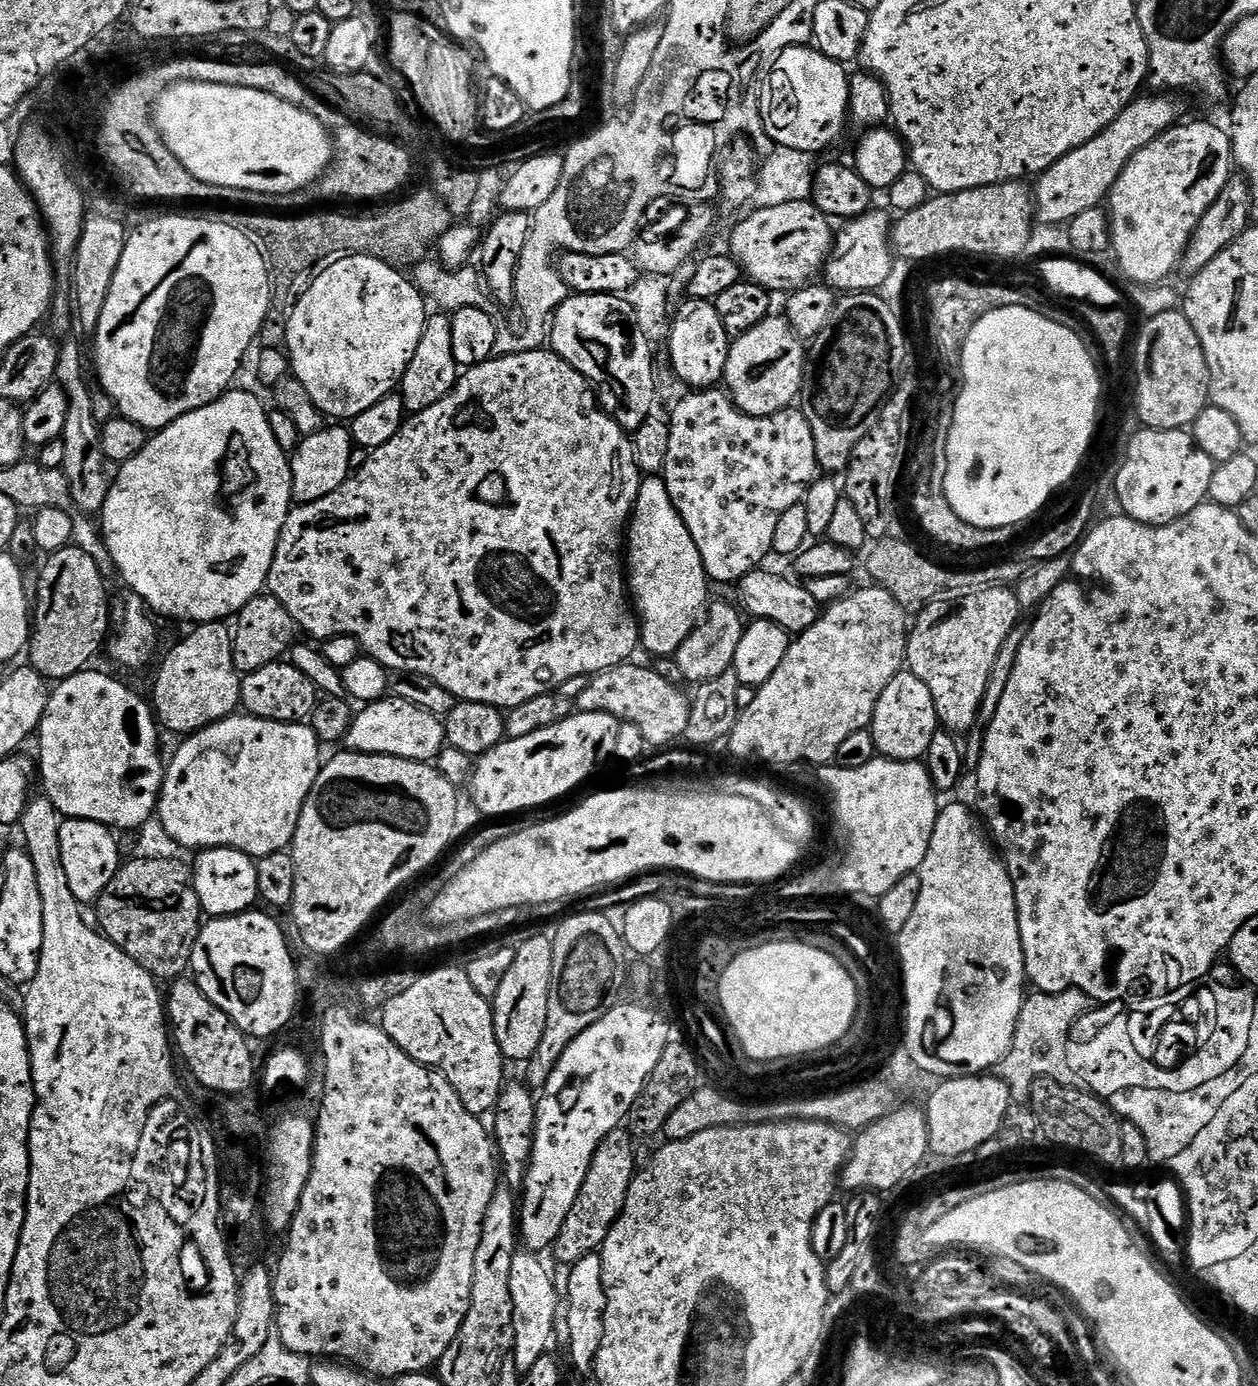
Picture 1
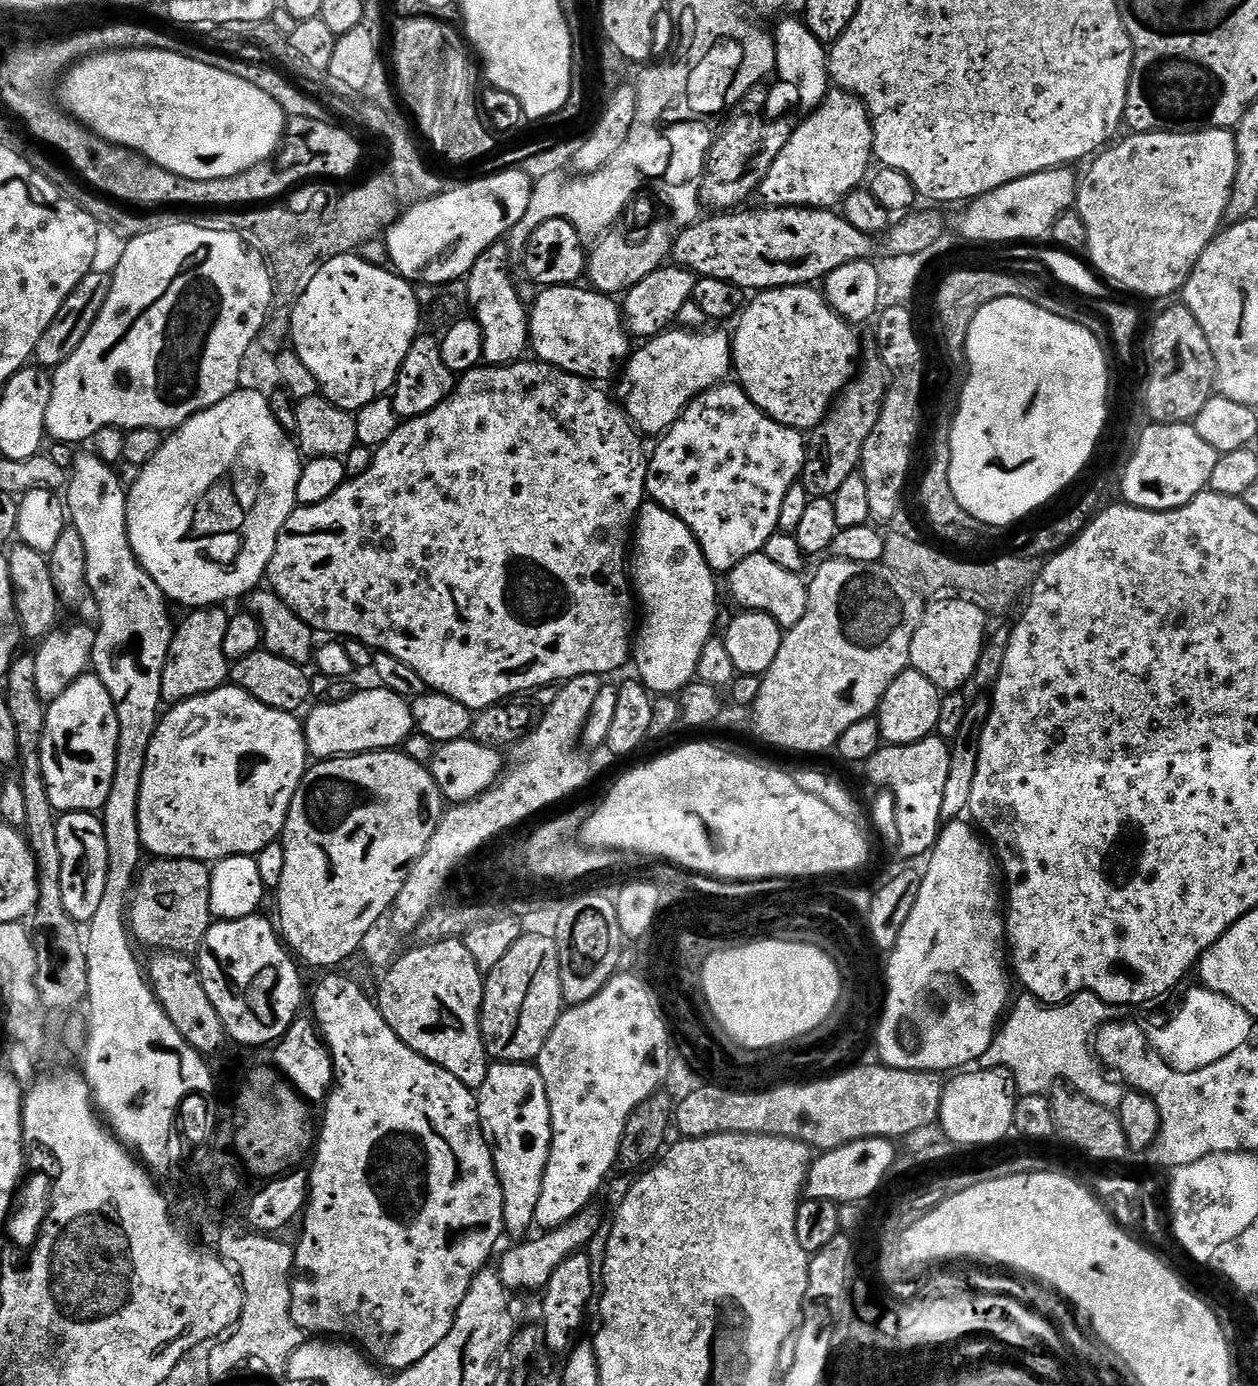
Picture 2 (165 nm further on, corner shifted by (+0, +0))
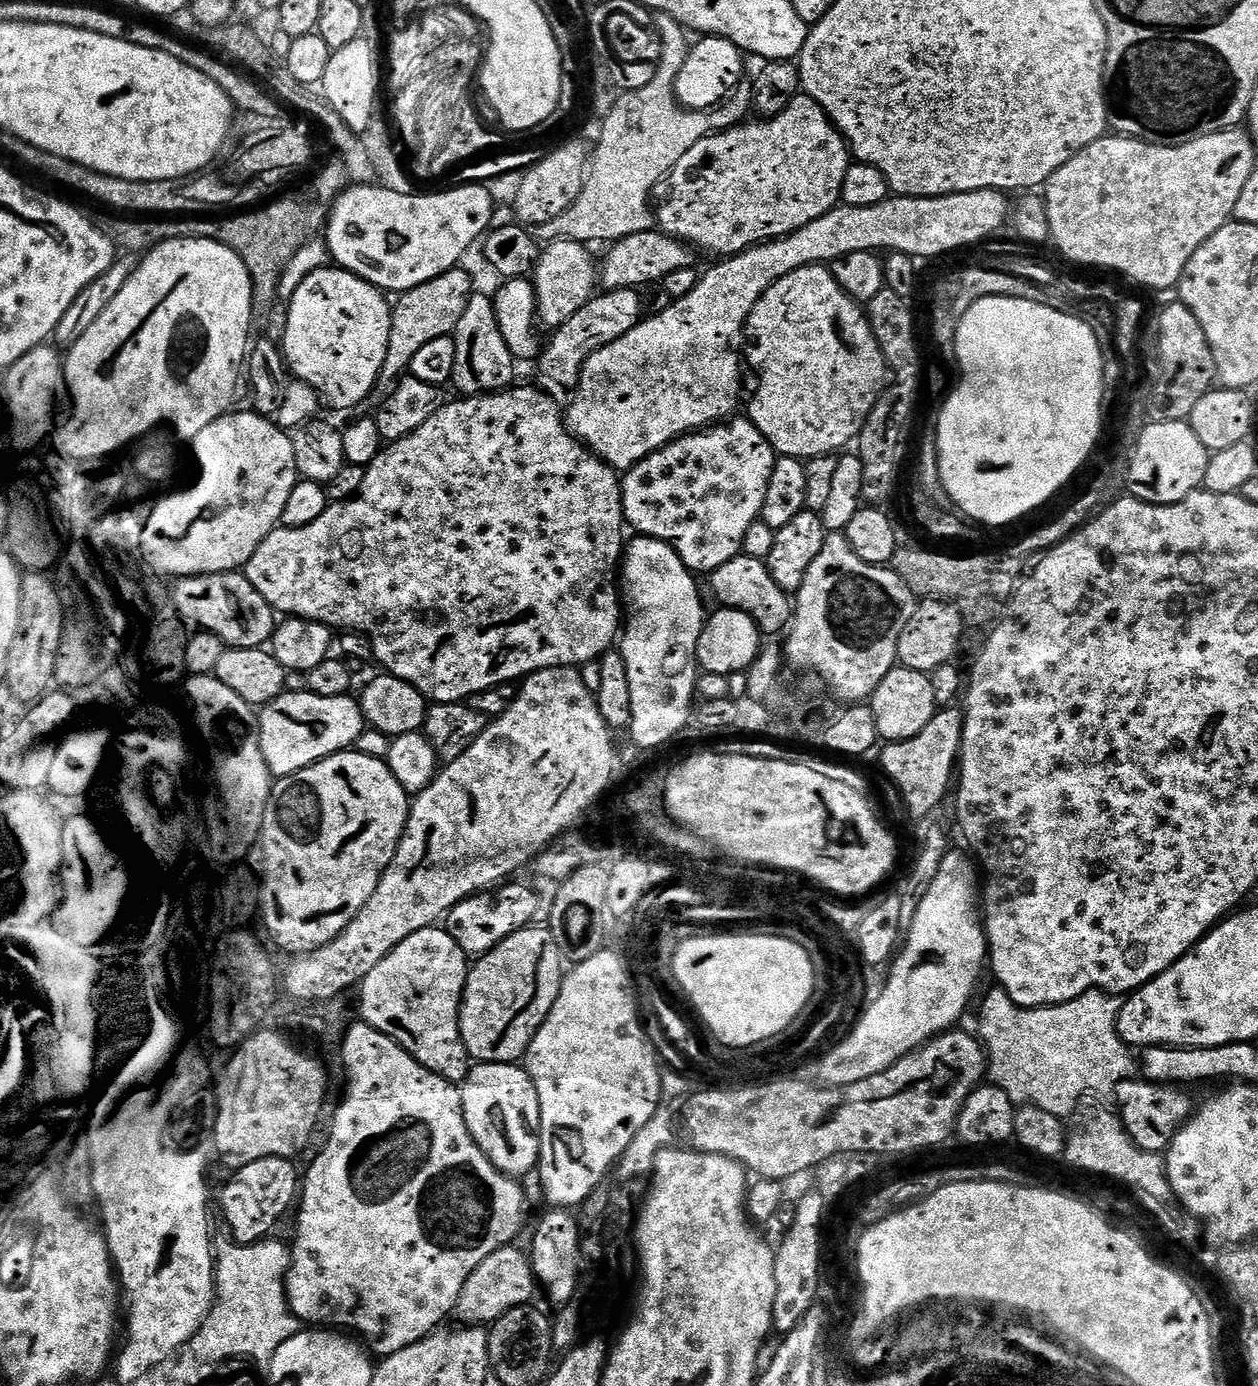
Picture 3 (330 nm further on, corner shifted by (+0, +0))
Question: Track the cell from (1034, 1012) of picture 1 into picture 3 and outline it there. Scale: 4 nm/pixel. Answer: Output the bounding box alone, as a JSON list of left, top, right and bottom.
[978,986,1138,1118]

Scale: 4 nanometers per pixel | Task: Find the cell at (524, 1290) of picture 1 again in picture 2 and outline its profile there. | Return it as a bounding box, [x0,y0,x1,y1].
[478,1062,552,1242]

